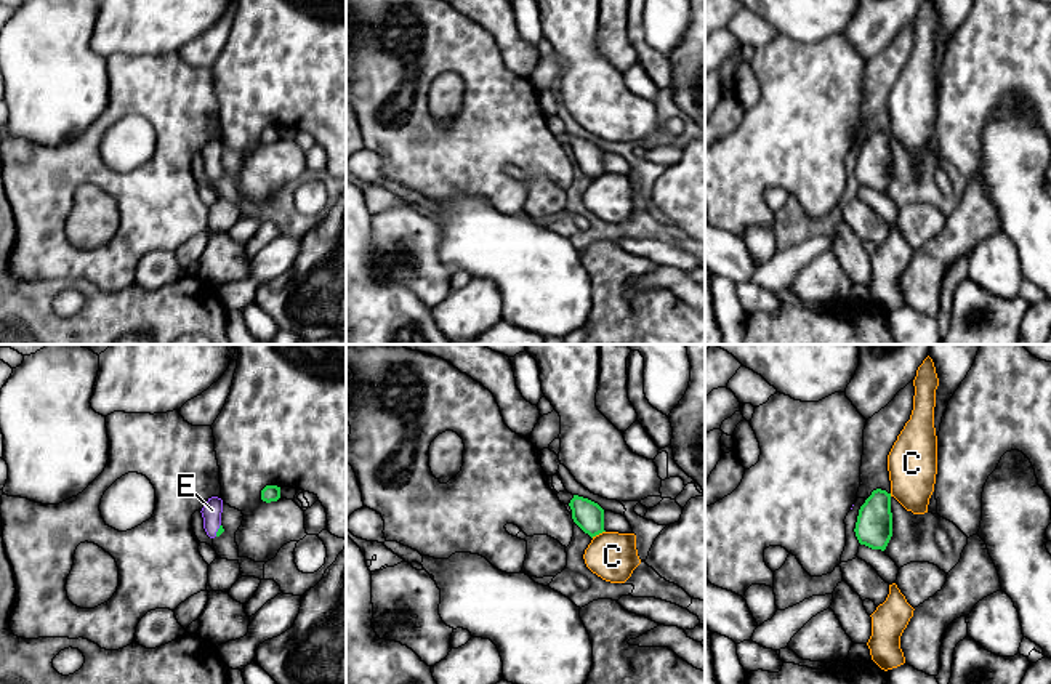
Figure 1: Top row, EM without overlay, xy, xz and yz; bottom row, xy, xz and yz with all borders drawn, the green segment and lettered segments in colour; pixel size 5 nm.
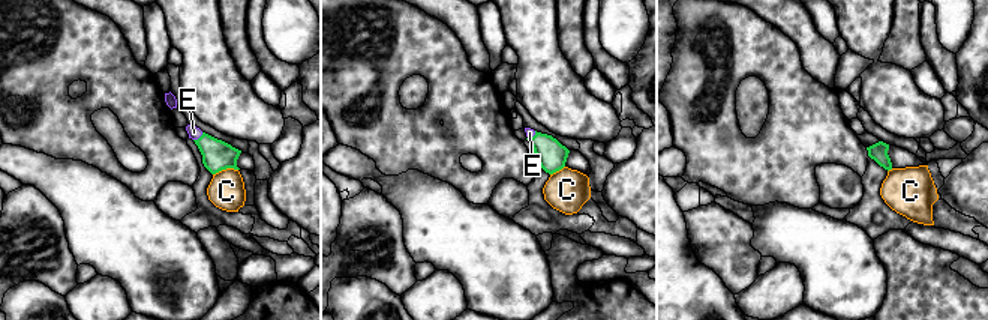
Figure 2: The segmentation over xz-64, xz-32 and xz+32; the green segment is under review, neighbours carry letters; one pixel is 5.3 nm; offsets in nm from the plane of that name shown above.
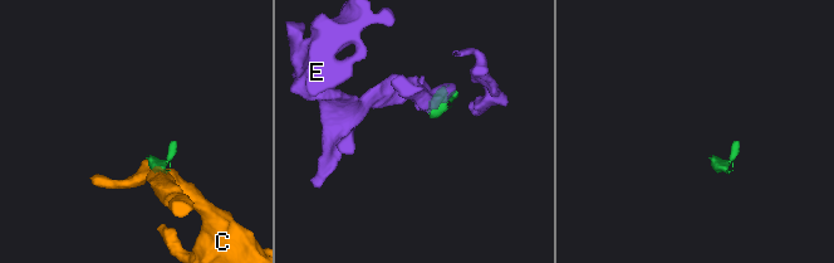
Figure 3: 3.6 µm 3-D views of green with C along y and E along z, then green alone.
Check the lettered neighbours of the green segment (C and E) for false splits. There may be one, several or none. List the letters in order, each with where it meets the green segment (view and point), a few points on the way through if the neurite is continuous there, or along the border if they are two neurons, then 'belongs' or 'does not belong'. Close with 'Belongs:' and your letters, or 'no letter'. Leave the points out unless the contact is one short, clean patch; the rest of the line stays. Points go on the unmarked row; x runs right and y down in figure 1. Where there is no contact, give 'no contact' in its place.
C: contact xz (598, 175); border xz (604, 172), (591, 178); does not belong
E: contact xy (218, 172); way xy (220, 172), (218, 172), (212, 165), (212, 151); belongs
Belongs: E

